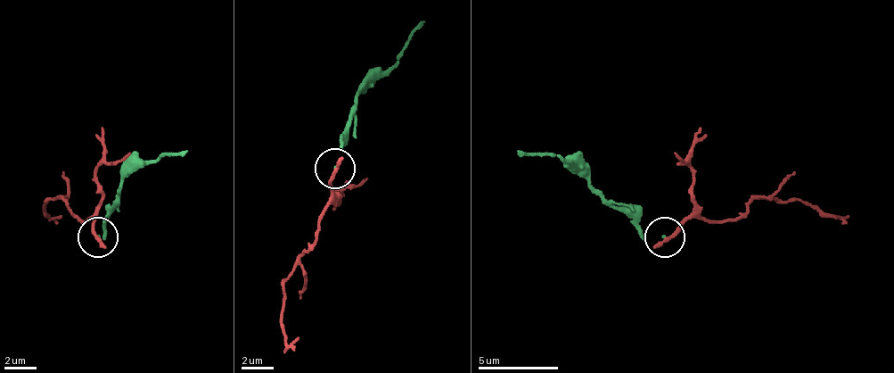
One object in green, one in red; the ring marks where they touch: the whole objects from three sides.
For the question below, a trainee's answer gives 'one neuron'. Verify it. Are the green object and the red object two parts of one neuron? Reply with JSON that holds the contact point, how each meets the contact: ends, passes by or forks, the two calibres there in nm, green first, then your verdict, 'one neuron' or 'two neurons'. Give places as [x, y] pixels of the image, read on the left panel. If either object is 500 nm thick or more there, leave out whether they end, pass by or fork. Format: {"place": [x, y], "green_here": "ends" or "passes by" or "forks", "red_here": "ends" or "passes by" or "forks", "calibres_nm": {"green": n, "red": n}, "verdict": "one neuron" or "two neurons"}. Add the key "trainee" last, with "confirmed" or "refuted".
{"place": [97, 237], "green_here": "ends", "red_here": "ends", "calibres_nm": {"green": 90, "red": 320}, "verdict": "two neurons", "trainee": "refuted"}

